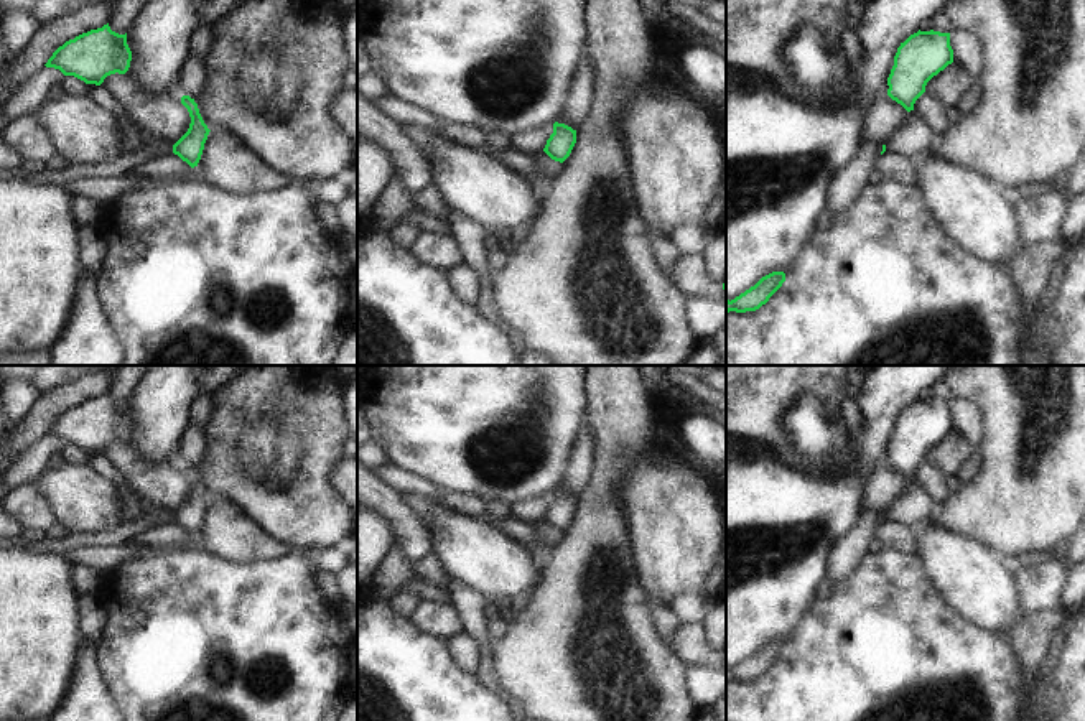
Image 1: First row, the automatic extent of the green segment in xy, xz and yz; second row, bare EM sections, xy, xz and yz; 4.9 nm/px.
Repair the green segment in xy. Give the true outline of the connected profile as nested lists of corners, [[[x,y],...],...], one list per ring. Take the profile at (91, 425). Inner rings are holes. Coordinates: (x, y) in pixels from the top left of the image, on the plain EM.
[[[109,392],[66,410],[44,433],[74,444],[86,453],[100,454],[110,443],[125,443],[130,436],[132,420],[127,402],[119,403]]]

